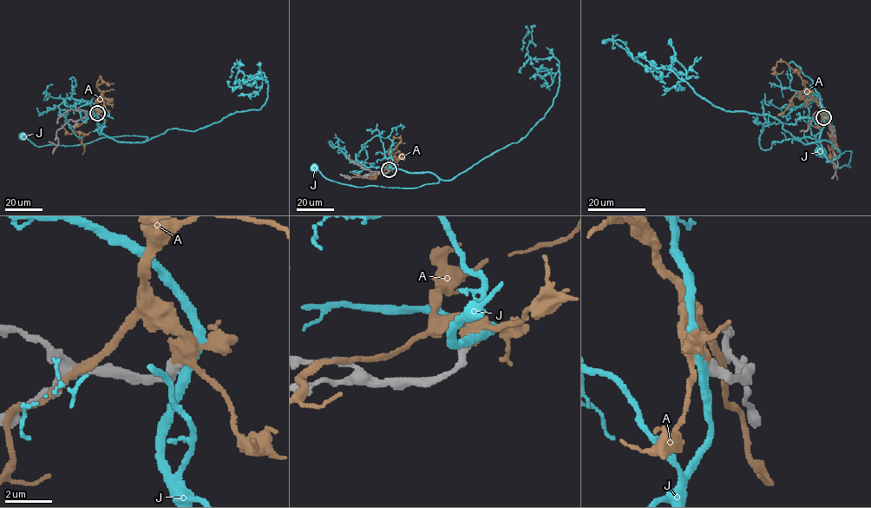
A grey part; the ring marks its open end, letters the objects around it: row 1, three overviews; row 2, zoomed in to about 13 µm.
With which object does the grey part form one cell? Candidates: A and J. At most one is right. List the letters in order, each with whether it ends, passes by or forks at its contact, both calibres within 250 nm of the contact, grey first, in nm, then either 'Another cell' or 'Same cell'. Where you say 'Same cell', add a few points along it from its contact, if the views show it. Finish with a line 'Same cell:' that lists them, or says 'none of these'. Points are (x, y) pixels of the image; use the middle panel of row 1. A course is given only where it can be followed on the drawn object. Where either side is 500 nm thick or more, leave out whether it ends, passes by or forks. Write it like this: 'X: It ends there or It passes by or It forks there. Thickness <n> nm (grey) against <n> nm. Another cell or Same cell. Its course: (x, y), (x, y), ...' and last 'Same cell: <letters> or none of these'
A: Thickness 500 nm (grey) against 460 nm. Another cell
J: Thickness 550 nm (grey) against 360 nm. Another cell
Same cell: none of these

